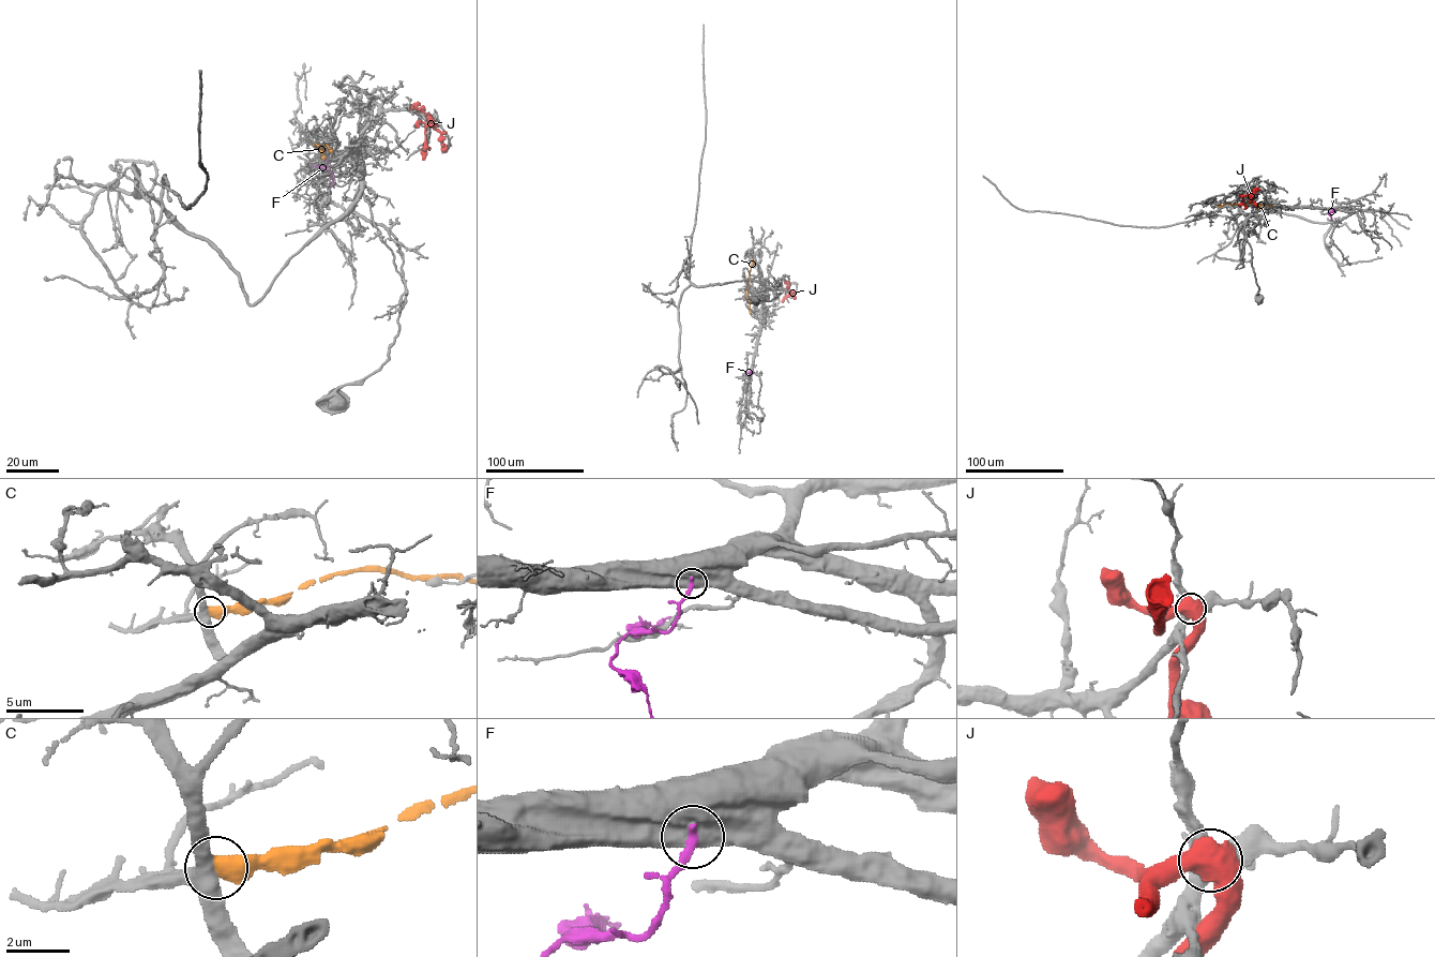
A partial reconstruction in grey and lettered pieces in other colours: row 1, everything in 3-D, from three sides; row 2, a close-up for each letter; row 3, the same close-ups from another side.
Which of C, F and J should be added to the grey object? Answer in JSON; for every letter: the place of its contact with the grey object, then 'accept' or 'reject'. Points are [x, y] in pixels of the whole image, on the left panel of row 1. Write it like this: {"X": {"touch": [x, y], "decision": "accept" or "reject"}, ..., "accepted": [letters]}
{"C": {"touch": [331, 151], "decision": "reject"}, "F": {"touch": [327, 159], "decision": "reject"}, "J": {"touch": [431, 124], "decision": "reject"}, "accepted": []}

